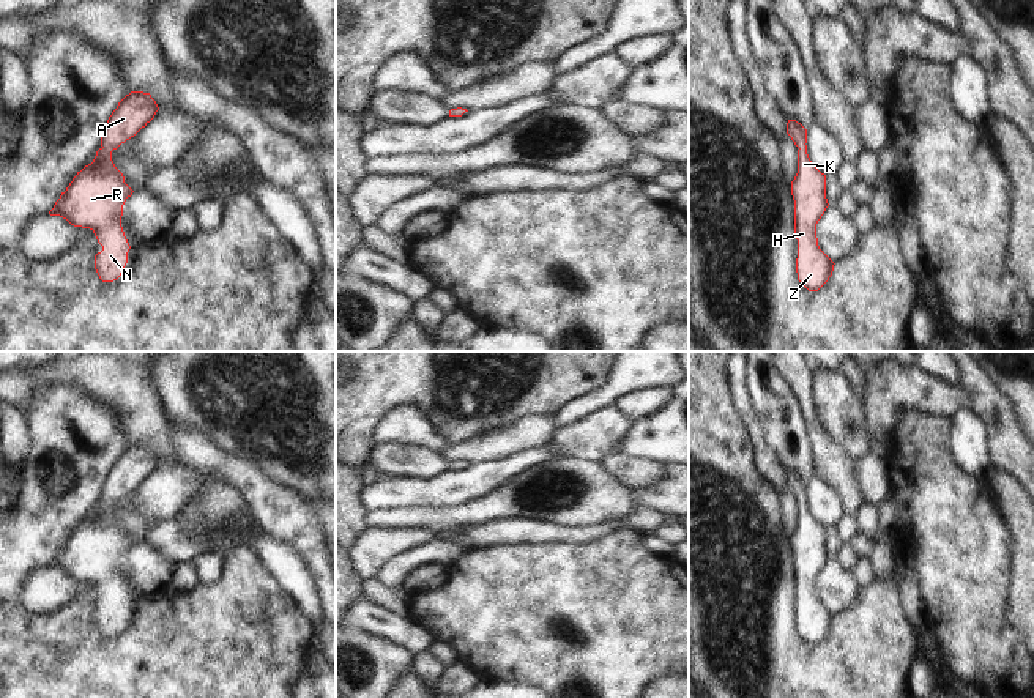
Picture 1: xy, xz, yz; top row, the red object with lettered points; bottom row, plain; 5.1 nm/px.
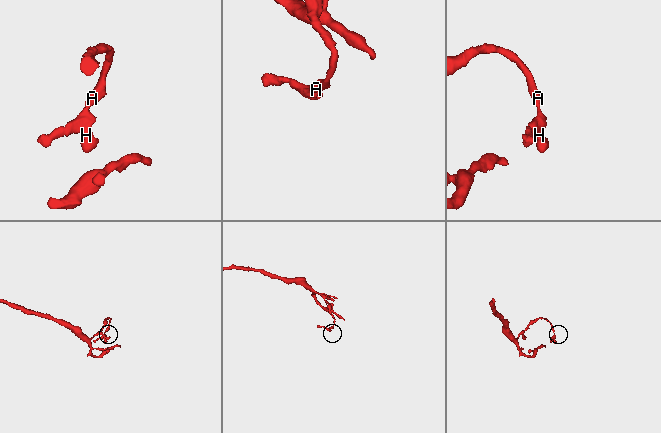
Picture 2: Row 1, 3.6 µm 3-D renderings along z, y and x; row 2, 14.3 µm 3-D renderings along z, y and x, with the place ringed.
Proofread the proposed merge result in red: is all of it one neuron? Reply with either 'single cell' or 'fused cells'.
single cell

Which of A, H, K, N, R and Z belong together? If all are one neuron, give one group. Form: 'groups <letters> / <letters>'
groups A H K N R Z

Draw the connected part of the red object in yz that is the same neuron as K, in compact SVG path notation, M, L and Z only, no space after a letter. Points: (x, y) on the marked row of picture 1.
M788 120L787 134L798 150L798 173L791 181L794 200L794 233L798 239L798 280L809 290L818 291L832 276L834 262L820 249L816 224L829 206L826 199L826 175L807 154L807 129L796 120Z

